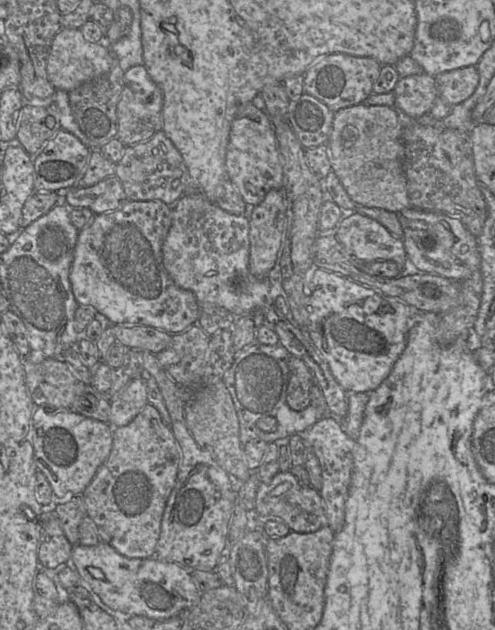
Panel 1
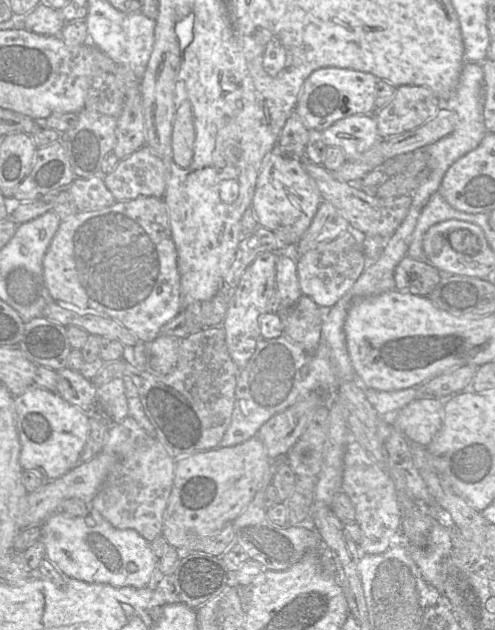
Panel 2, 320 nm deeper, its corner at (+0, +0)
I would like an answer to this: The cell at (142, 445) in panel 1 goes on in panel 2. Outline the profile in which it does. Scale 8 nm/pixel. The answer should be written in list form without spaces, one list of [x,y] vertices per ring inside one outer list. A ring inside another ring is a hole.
[[[130,416],[110,428],[101,452],[116,455],[118,461],[112,466],[90,507],[97,510],[114,528],[133,529],[145,540],[152,542],[162,534],[164,513],[174,482],[175,459],[155,436],[149,435]]]

